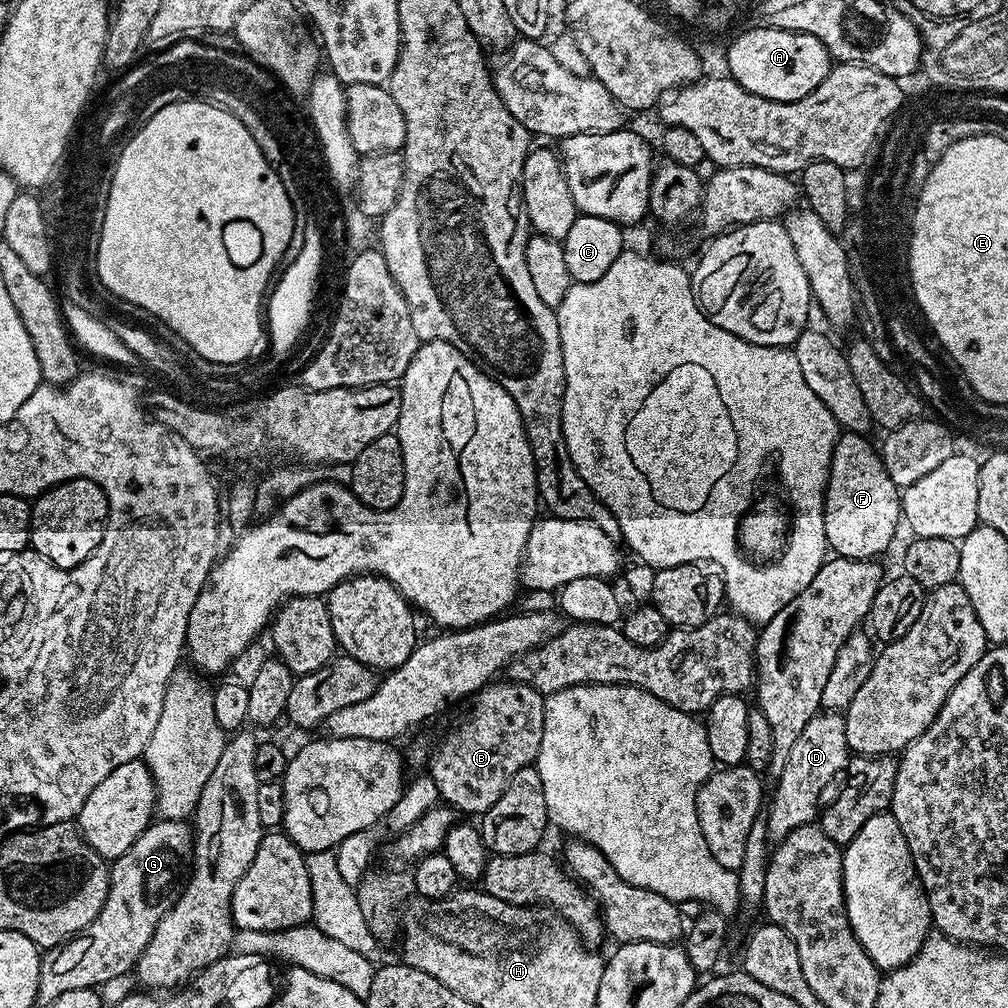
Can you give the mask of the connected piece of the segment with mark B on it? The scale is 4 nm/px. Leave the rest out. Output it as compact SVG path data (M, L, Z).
M507 678L499 682L489 682L471 697L468 713L445 734L430 756L430 773L440 791L439 799L451 806L457 813L476 812L483 814L506 790L506 782L518 774L518 770L529 767L538 754L542 742L542 722L544 721L544 697L538 690L516 680Z

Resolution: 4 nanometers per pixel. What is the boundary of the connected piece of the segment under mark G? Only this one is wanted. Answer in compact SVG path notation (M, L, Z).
M157 819L126 854L111 861L106 902L98 918L60 947L47 949L41 955L36 995L41 1005L54 1002L54 998L66 994L66 990L99 989L101 984L110 982L110 978L128 976L135 969L158 922L172 907L181 879L180 856L189 855L193 839L193 829L185 821Z

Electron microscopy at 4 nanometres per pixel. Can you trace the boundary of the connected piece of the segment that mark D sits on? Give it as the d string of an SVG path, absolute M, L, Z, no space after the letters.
M839 711L819 712L806 724L806 730L798 738L794 750L790 750L790 758L786 758L786 766L775 781L776 793L771 793L772 805L767 805L766 819L768 834L773 841L779 842L798 826L806 826L817 819L821 807L820 795L824 787L847 769L850 749L846 742L846 726L843 715Z

